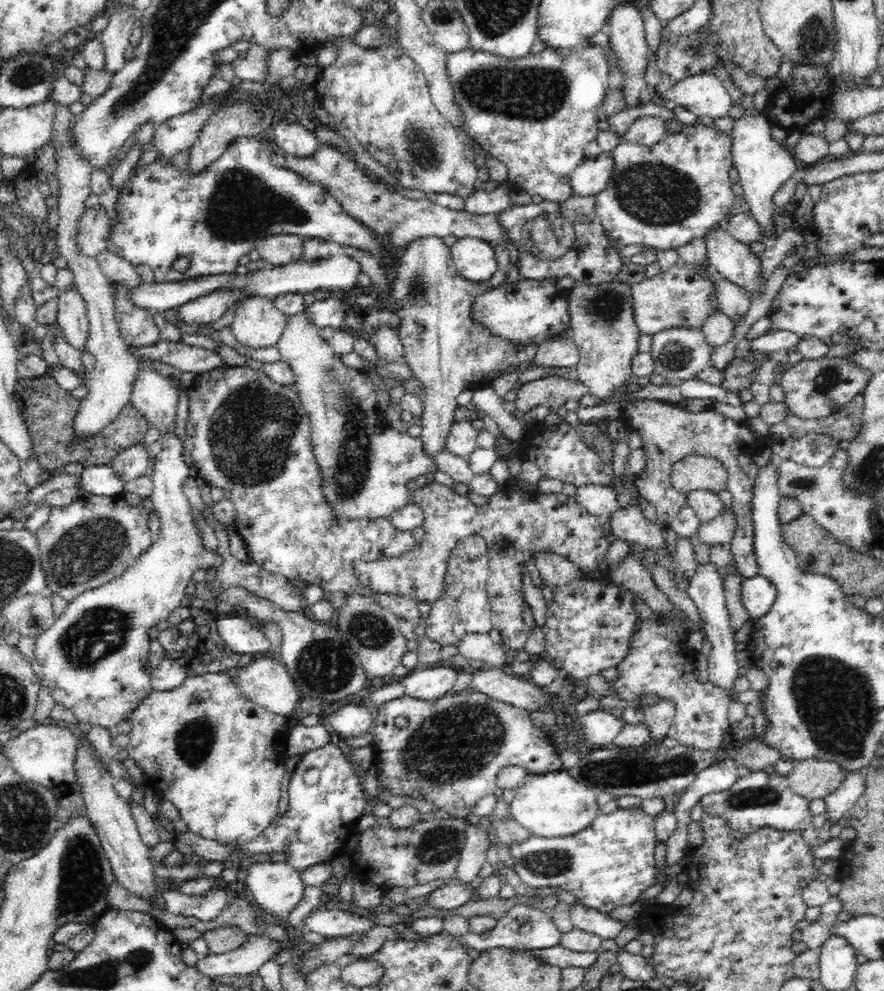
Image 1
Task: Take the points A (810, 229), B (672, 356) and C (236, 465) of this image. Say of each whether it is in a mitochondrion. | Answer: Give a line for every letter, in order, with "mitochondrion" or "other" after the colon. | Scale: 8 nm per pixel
A: other
B: mitochondrion
C: mitochondrion

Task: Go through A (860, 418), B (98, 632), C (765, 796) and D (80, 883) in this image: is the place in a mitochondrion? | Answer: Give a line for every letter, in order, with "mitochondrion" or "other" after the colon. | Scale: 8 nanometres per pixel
A: other
B: mitochondrion
C: mitochondrion
D: mitochondrion

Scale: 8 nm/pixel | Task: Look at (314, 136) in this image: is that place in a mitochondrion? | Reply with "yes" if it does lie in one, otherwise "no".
no

